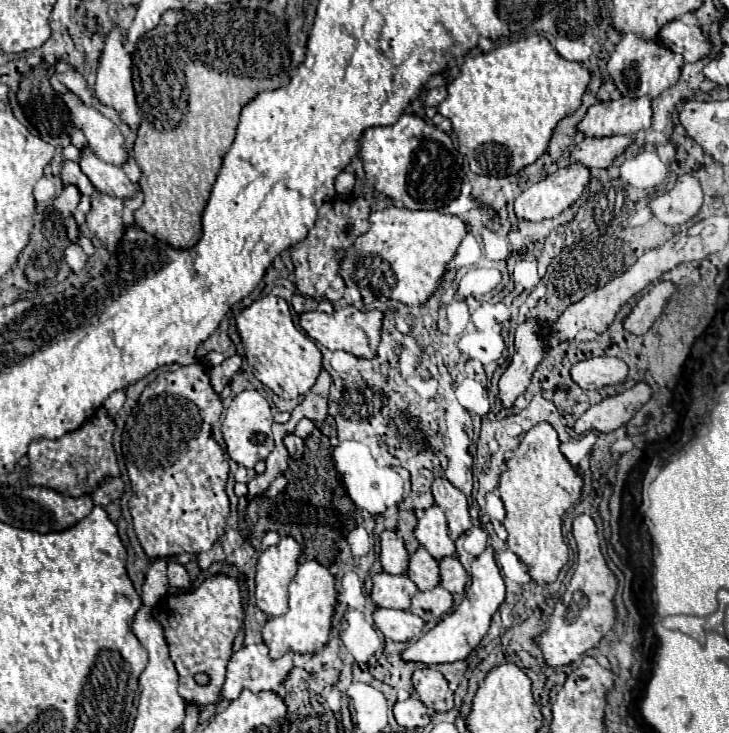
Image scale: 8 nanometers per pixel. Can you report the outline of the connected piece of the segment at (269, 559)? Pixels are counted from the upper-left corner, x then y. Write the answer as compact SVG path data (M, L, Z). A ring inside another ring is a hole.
M285 536L277 546L267 548L257 562L255 602L267 616L287 612L287 584L297 572L301 546Z

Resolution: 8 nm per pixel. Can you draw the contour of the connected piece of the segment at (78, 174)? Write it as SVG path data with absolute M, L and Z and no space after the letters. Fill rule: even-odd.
M65 162L63 164L63 170L61 170L61 180L63 184L75 184L79 188L81 194L87 194L91 196L95 192L93 184L89 182L89 178L83 174L83 170L79 168L77 162Z

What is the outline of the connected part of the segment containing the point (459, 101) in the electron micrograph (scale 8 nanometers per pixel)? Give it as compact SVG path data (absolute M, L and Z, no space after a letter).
M527 36L487 54L465 60L459 78L449 82L449 96L439 104L439 114L451 120L459 138L459 152L469 158L471 170L481 176L511 176L545 154L555 126L581 106L581 96L591 80L589 70L579 62L561 58L543 36Z

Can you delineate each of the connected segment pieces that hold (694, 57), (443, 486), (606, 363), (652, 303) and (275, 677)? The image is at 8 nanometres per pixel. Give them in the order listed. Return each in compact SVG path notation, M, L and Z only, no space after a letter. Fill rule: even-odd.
M681 20L667 22L659 32L661 44L667 44L673 52L679 52L685 62L697 62L711 54L711 42L707 40L707 34L695 24L687 26Z
M435 480L433 484L433 498L439 508L447 514L449 520L449 536L457 540L461 534L465 534L471 528L471 516L469 516L469 504L465 494L455 488L449 480Z
M599 356L591 360L577 362L571 368L571 378L583 388L583 390L599 390L603 386L617 386L627 380L627 364L619 358Z
M655 282L655 286L637 302L637 306L633 308L633 312L627 316L625 320L625 330L633 332L633 334L645 334L653 322L661 316L661 312L665 310L665 304L669 300L669 296L675 292L675 284L673 282Z
M251 644L237 650L227 664L227 680L223 684L221 698L235 700L243 688L251 692L277 690L279 684L293 670L293 654L285 654L277 660L269 658L267 646Z

